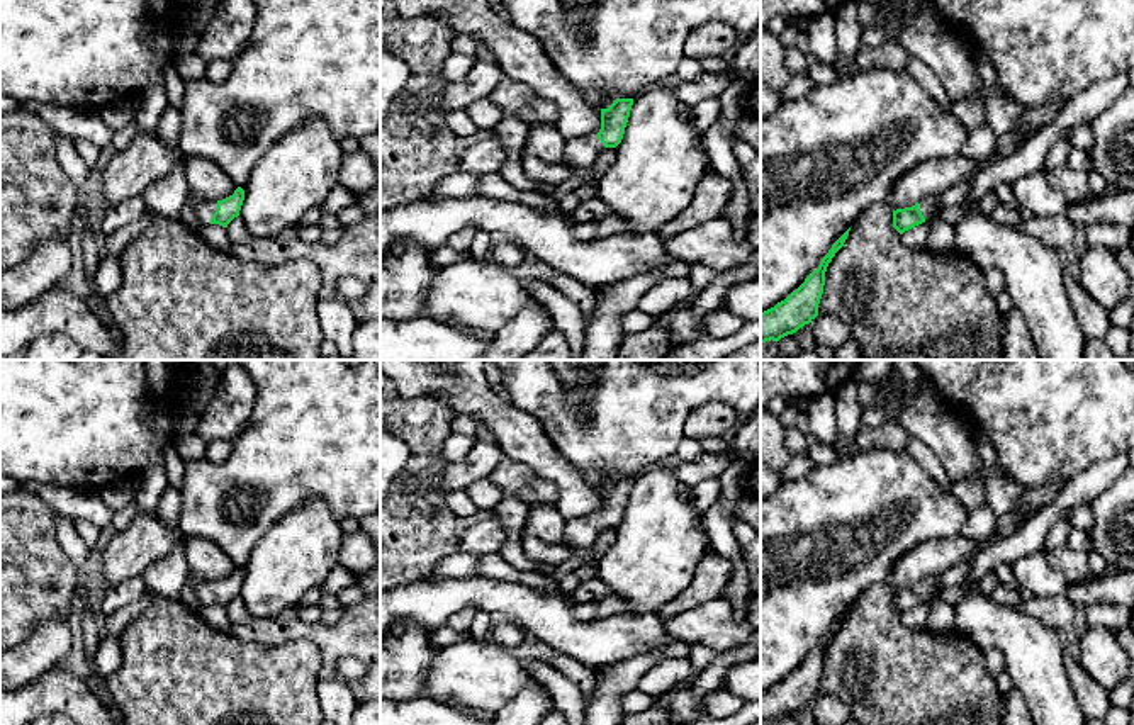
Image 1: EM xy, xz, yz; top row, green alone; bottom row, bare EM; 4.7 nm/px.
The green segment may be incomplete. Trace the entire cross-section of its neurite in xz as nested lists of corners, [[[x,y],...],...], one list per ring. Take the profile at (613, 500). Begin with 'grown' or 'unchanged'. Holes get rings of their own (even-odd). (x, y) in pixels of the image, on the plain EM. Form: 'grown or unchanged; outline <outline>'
grown; outline [[[616,479],[608,489],[601,489],[601,509],[596,516],[582,516],[565,521],[567,547],[587,548],[604,528],[616,528],[625,514],[633,479]]]

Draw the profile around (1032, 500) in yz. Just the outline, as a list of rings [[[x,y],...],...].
[[[1054,481],[1037,487],[1025,487],[1017,509],[1013,513],[996,516],[993,533],[1000,538],[1017,533],[1029,518],[1051,504],[1064,486],[1066,481]]]

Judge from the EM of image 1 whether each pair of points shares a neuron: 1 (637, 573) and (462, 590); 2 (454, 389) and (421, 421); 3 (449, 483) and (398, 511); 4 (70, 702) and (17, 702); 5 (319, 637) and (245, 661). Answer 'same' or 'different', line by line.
1: different
2: different
3: different
4: same
5: different

